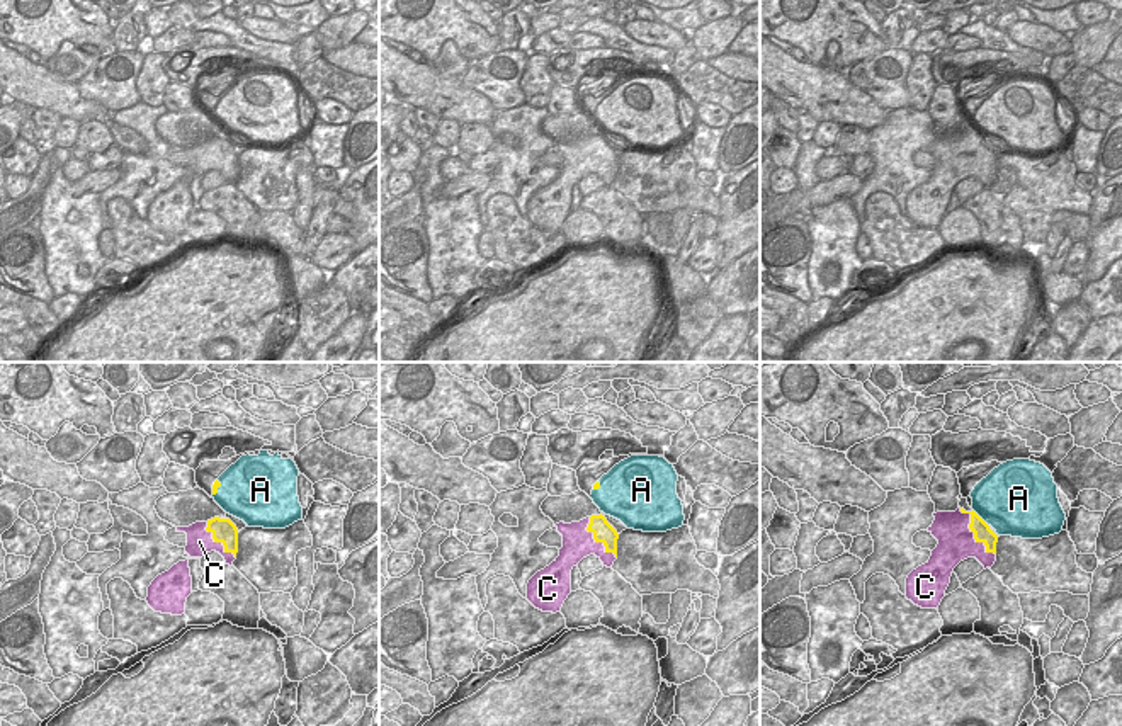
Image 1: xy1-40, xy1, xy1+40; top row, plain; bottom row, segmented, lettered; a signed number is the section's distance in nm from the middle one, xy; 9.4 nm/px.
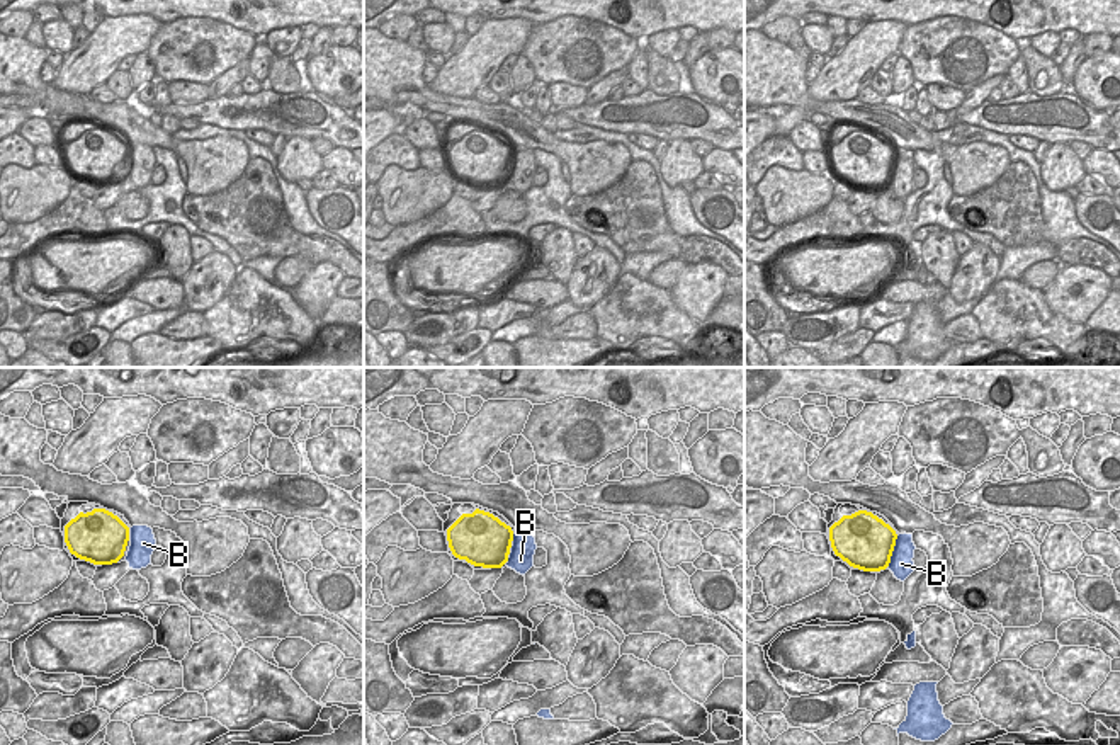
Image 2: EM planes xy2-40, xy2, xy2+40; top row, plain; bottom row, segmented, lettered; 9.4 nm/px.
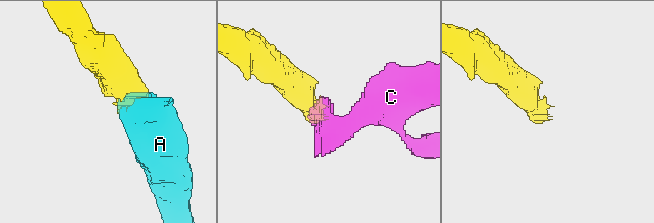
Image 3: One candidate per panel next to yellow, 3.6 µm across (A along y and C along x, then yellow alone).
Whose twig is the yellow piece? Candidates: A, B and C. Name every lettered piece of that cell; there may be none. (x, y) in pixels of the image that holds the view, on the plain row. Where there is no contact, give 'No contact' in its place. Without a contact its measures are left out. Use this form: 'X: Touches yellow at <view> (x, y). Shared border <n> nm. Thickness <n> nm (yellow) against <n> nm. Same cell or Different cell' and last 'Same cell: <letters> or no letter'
A: Touches yellow at xy1+40 (980, 136). Shared border 240 nm. Thickness 160 nm (yellow) against 500 nm. Same cell
B: Touches yellow at xy2+40 (893, 169). Shared border 300 nm. Thickness 500 nm (yellow) against 220 nm. Different cell
C: Touches yellow at xy1+40 (971, 150). Shared border 550 nm. Thickness 160 nm (yellow) against 360 nm. Different cell
Same cell: A.

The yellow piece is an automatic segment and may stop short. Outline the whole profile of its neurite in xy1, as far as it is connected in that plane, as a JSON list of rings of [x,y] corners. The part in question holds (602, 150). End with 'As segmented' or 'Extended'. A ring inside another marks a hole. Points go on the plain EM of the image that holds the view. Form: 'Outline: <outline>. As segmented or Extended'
Outline: [[[602,133],[590,136],[586,150],[593,153],[595,162],[602,162],[605,165],[605,172],[614,172],[617,177],[619,153]]]. As segmented.

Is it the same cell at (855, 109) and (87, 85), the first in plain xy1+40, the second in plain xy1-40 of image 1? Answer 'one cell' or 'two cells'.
two cells

